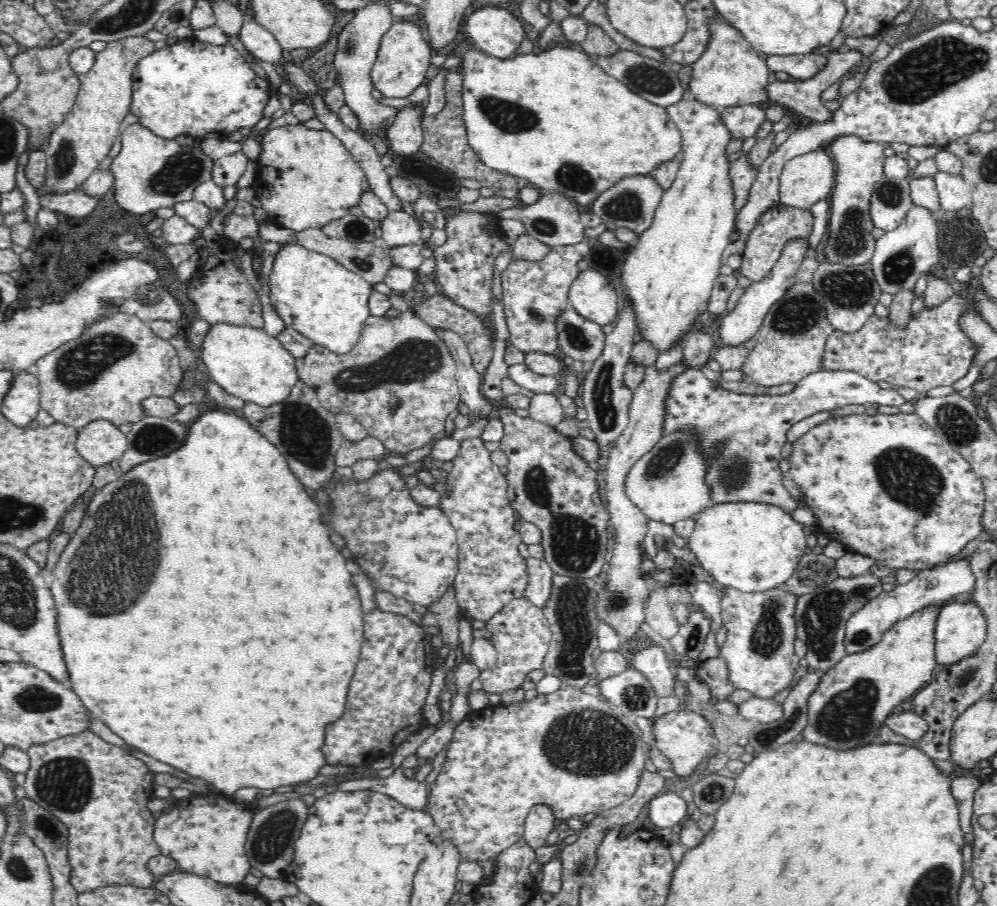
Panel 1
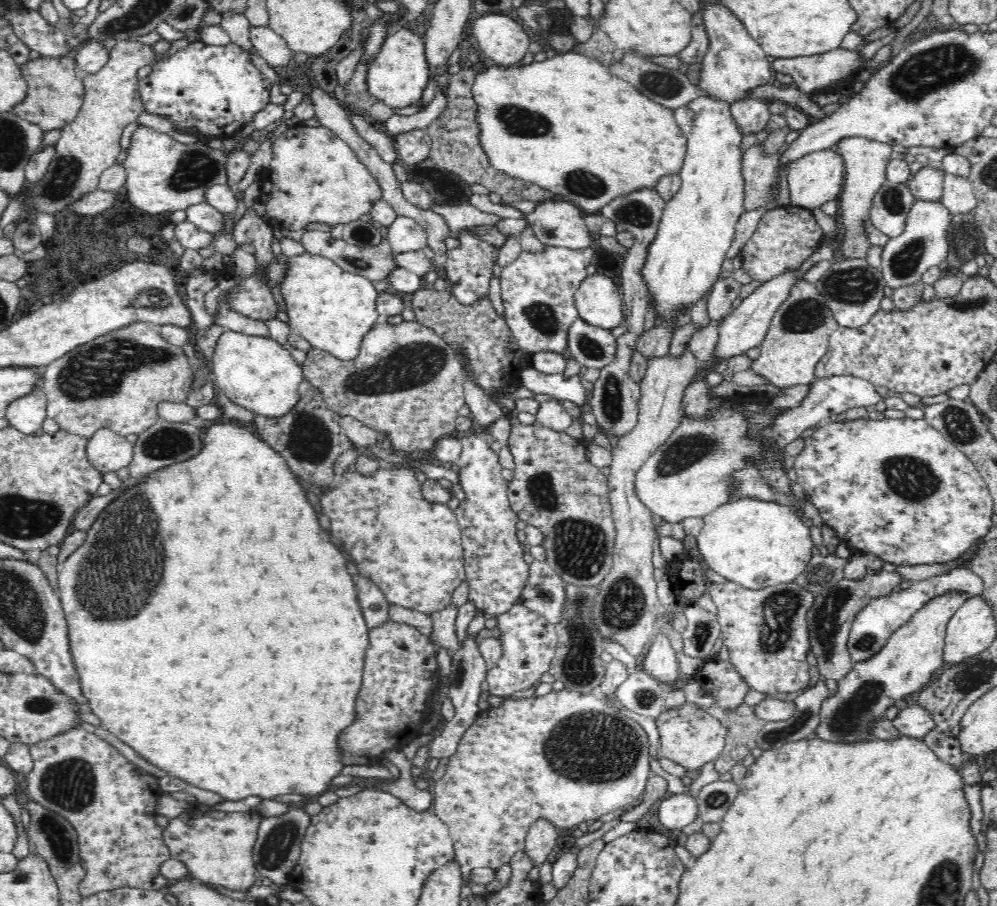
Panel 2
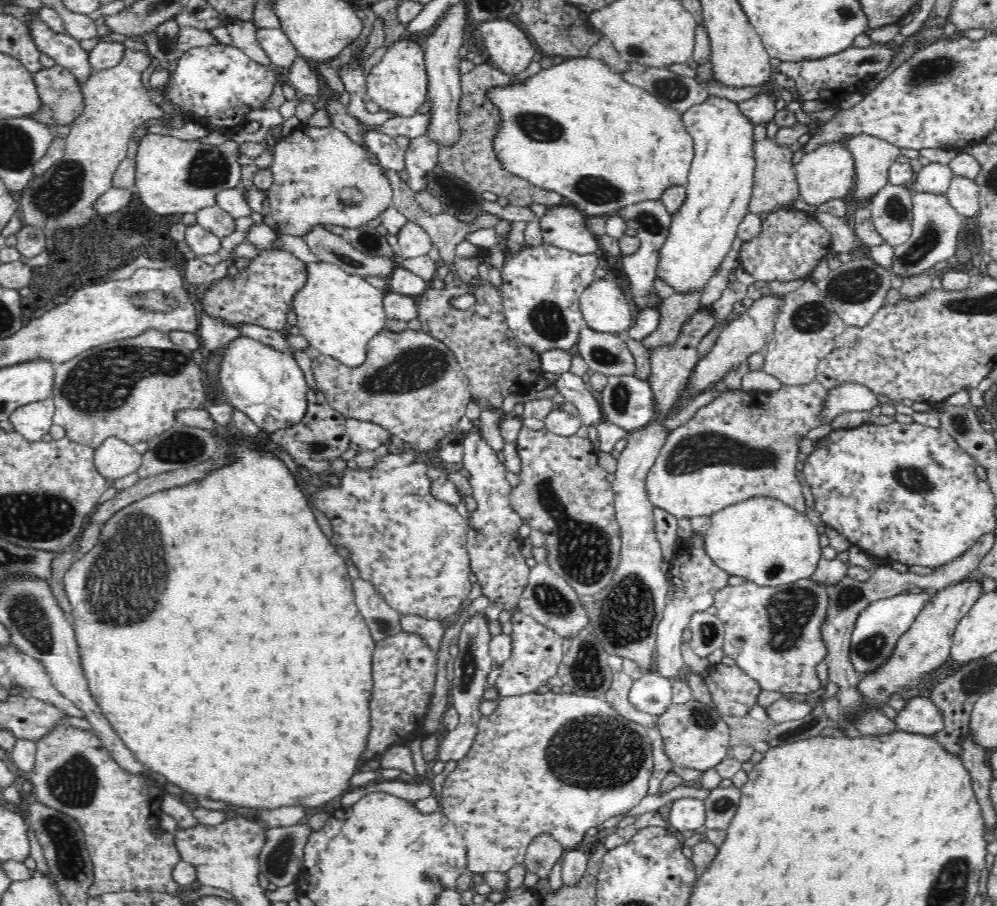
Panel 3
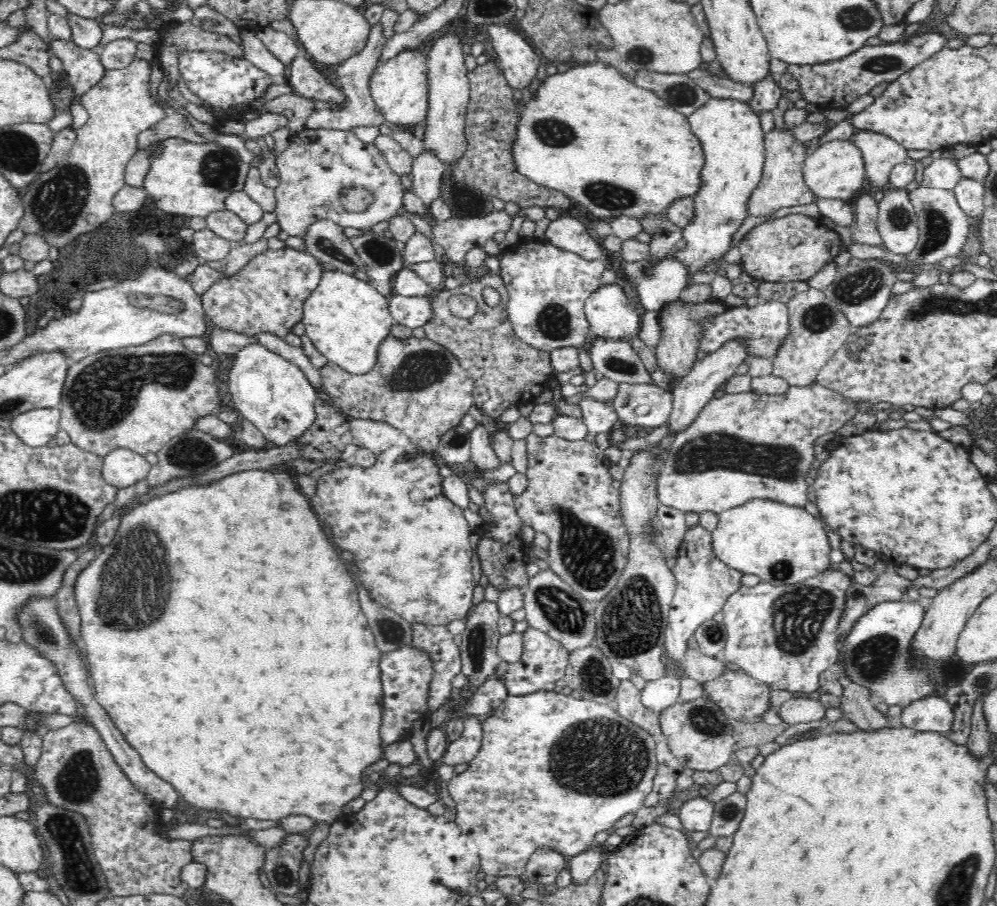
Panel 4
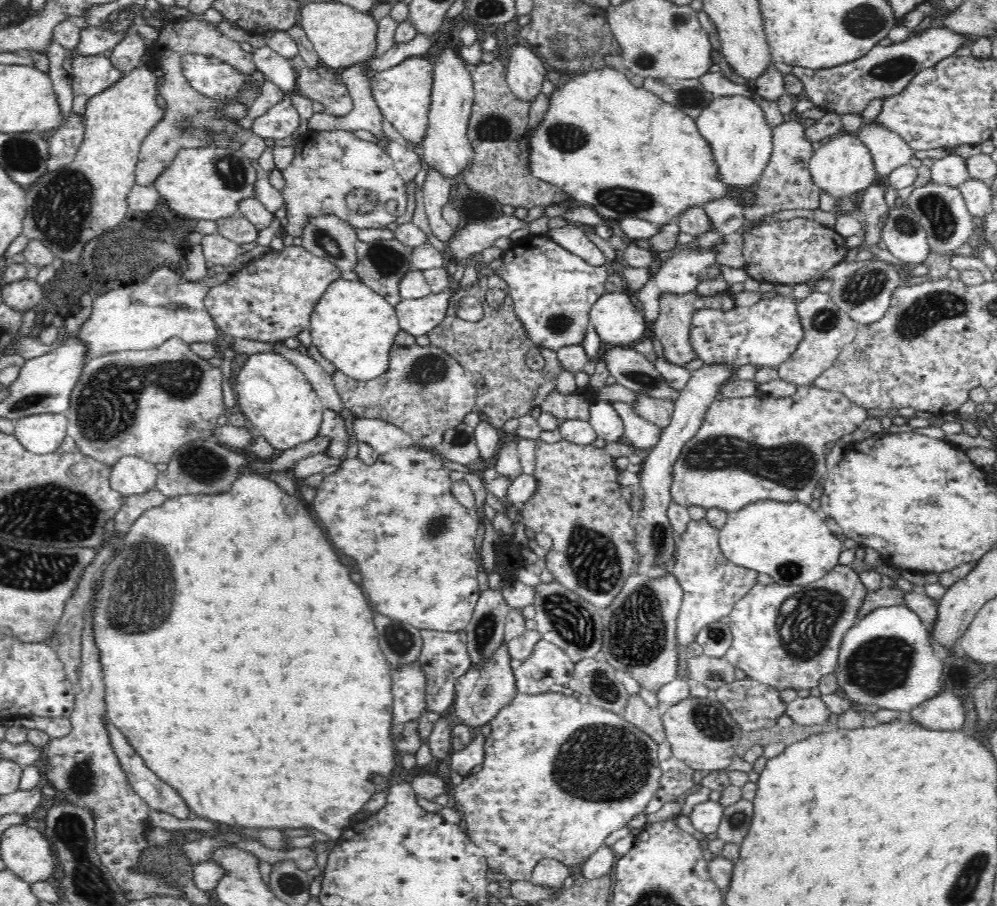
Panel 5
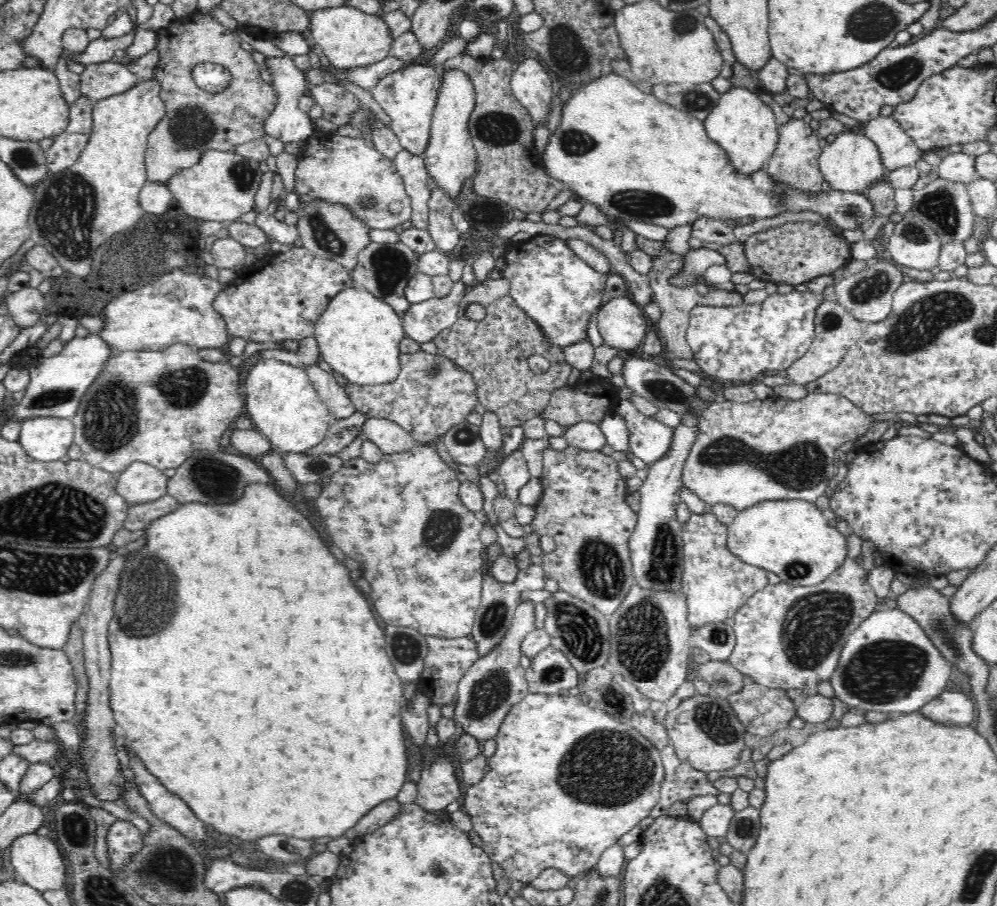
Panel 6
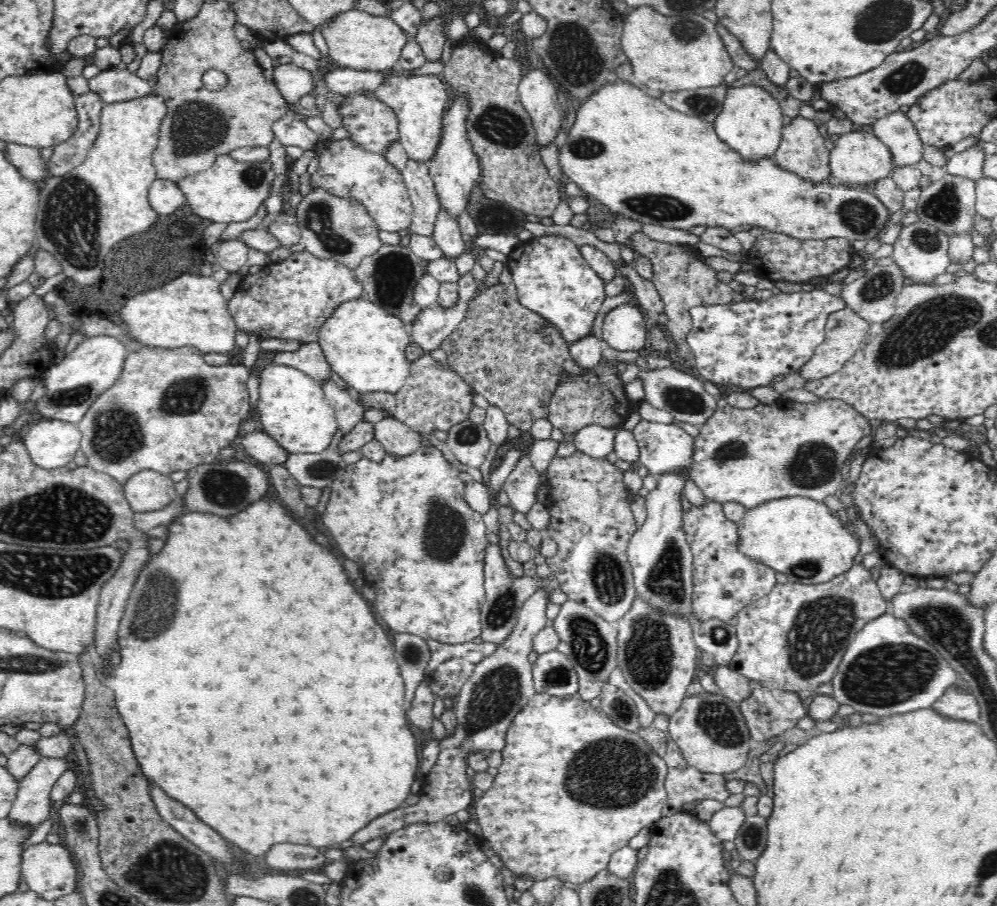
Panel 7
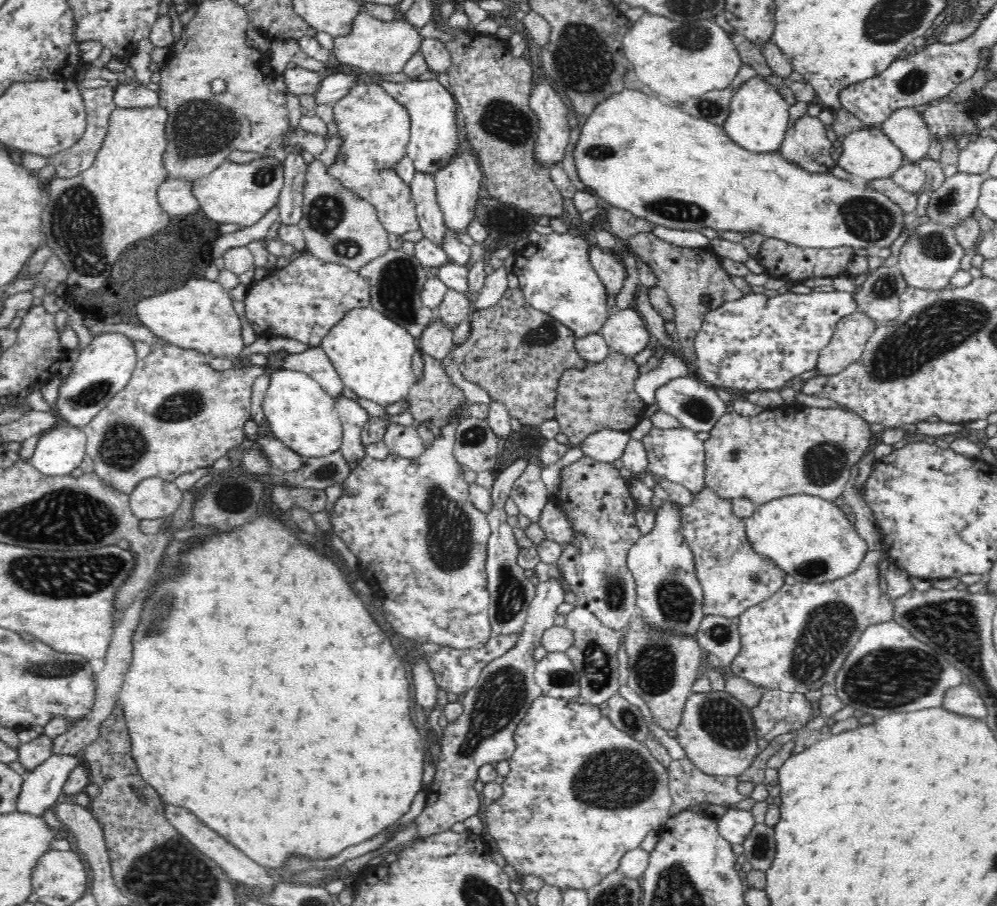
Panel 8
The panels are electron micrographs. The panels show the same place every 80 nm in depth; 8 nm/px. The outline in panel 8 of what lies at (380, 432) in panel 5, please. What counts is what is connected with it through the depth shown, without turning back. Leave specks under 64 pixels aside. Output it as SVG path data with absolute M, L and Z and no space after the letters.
M387 421L383 430L382 441L390 453L402 458L414 460L425 451L428 443L418 435L414 426L404 426L400 422Z

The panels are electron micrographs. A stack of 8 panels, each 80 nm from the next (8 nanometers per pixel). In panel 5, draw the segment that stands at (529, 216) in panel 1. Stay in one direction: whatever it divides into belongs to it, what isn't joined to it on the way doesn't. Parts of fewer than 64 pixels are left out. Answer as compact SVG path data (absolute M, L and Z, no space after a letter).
M564 224L560 228L546 230L545 236L556 243L558 247L587 261L588 264L608 265L607 258L601 249L586 235L584 226L578 224Z

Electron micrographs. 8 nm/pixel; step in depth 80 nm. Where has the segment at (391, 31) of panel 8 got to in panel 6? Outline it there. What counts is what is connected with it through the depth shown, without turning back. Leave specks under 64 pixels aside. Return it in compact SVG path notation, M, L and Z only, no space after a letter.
M346 4L321 8L307 13L308 39L318 44L320 52L334 68L355 69L372 64L391 54L391 42L382 15L369 15Z

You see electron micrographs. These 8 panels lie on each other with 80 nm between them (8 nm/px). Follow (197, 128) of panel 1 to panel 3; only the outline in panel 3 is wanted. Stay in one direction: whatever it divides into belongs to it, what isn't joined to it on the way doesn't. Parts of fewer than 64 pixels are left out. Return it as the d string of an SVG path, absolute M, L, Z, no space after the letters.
M216 43L209 45L196 45L175 60L174 70L168 71L168 80L162 86L156 86L160 96L164 98L164 104L172 106L178 110L180 116L184 116L189 121L200 122L210 132L222 132L224 136L231 137L242 129L248 121L246 114L254 110L262 109L266 100L272 96L276 73L266 68L262 63L258 63L250 58L245 52L236 48L233 44L222 46Z

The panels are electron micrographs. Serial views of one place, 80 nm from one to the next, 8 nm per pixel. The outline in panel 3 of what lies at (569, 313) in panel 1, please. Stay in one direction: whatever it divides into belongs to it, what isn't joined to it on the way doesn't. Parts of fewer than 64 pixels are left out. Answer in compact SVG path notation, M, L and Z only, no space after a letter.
M586 325L577 332L572 353L584 358L590 373L630 373L633 376L634 360L624 335L599 332Z

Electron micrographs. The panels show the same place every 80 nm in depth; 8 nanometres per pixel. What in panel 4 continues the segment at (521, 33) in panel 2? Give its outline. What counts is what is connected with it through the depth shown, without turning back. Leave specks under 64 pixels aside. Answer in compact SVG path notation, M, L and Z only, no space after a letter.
M508 23L487 24L486 34L508 83L517 93L527 92L540 67L538 54Z

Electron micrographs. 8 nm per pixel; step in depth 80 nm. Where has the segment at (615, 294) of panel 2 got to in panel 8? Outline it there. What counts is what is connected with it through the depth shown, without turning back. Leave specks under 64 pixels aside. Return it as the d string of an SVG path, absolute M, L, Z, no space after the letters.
M633 305L611 311L600 334L611 350L631 357L644 350L650 341L645 321Z

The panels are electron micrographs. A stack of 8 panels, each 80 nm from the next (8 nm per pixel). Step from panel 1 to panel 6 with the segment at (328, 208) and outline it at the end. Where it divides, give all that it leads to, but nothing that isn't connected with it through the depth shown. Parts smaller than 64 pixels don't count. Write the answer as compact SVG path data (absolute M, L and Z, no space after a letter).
M328 132L312 134L302 144L298 155L292 192L298 196L298 216L311 203L318 203L346 208L352 219L368 229L393 230L411 220L411 199L404 181L394 161L384 156L369 136L352 138Z

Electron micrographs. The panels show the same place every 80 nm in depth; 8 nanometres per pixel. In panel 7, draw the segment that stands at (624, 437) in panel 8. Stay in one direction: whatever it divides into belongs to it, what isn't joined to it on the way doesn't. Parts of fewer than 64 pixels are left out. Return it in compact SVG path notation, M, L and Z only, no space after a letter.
M597 424L579 428L570 438L574 448L596 458L607 458L613 450L613 430Z

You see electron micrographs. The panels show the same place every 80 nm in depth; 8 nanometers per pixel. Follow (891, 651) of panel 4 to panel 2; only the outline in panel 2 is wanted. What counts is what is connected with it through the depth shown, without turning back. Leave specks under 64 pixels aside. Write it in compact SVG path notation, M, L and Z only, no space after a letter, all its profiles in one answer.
M964 564L951 568L944 574L936 574L936 576L930 576L925 580L912 581L908 588L893 590L889 595L871 600L857 613L850 625L847 643L852 660L866 660L872 656L872 653L878 652L880 647L887 643L887 638L892 631L906 623L916 611L926 606L926 603L930 603L931 600L939 599L940 596L960 594L960 592L966 592L971 596L978 595L981 586L981 578Z

